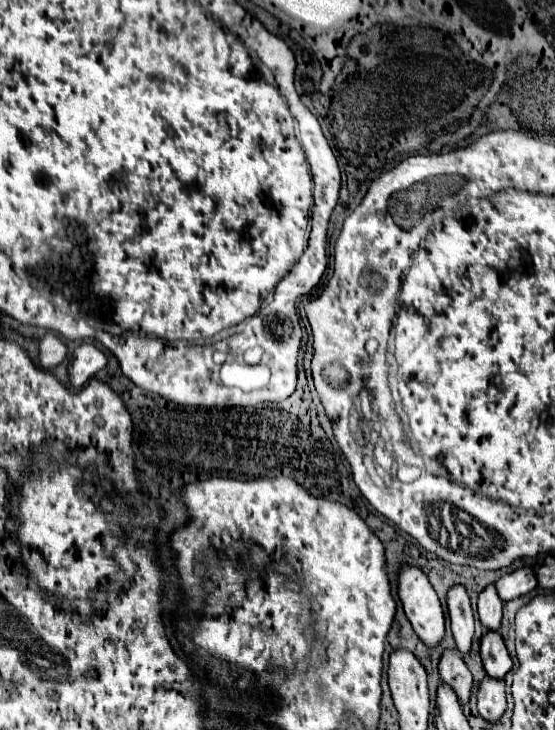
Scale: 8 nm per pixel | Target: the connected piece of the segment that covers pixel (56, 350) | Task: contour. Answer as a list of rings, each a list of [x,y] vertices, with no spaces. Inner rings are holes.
[[[47,333],[39,345],[41,349],[41,355],[39,355],[39,361],[41,361],[41,367],[45,369],[53,369],[57,367],[65,355],[67,355],[67,345],[61,337],[57,337],[55,333]]]

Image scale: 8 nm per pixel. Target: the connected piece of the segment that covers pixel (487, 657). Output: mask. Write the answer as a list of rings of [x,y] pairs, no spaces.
[[[485,631],[481,637],[481,659],[485,665],[485,671],[489,677],[503,679],[505,673],[511,669],[511,657],[503,643],[503,637],[499,631]]]

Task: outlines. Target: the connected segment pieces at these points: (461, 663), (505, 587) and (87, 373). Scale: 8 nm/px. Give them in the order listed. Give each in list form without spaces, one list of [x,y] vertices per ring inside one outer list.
[[[443,649],[443,655],[439,659],[439,675],[445,683],[449,683],[457,691],[461,703],[469,701],[473,677],[461,653],[457,653],[455,649]]]
[[[523,565],[511,573],[505,573],[497,583],[497,591],[501,593],[503,601],[515,599],[519,595],[525,595],[537,587],[537,575],[529,565]]]
[[[81,343],[73,353],[73,363],[69,367],[71,383],[75,389],[83,387],[93,375],[97,375],[107,365],[107,355],[93,343]]]

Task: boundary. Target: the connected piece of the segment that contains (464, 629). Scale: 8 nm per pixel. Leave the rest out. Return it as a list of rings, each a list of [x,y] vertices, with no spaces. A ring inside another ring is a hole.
[[[453,585],[447,591],[447,609],[457,649],[467,655],[473,639],[473,609],[463,585]]]

